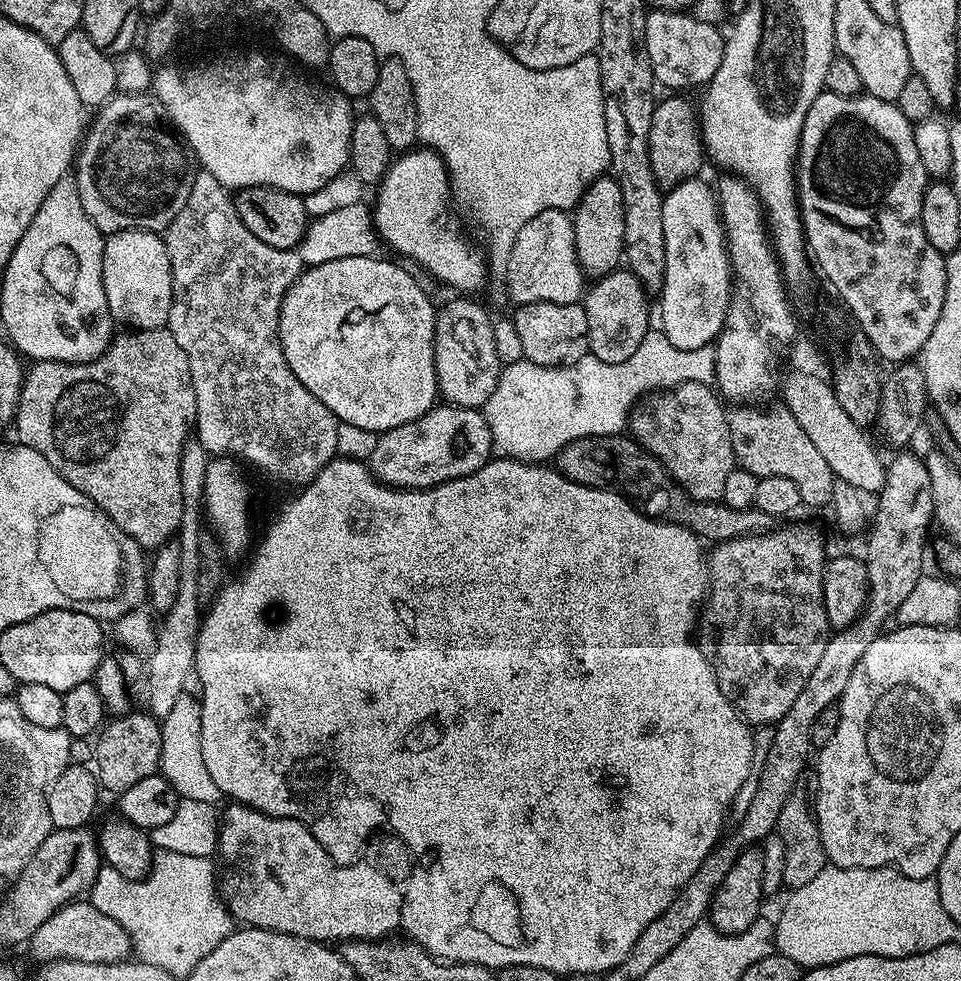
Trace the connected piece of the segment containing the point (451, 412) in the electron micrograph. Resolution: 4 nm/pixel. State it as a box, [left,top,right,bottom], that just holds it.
[366,402,494,490]

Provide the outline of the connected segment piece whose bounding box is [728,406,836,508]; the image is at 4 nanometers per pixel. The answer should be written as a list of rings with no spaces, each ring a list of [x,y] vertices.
[[[760,406],[733,407],[728,428],[732,432],[732,449],[739,467],[759,477],[790,478],[790,482],[797,484],[798,494],[802,494],[805,505],[813,504],[816,508],[831,505],[836,477],[830,466],[826,466],[826,458],[822,458],[814,442],[810,442],[806,430],[798,426],[798,418],[794,418],[787,408],[777,406],[763,412]]]

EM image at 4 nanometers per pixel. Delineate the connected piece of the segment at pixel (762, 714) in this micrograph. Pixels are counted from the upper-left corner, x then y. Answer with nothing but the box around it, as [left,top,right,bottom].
[702,524,830,726]

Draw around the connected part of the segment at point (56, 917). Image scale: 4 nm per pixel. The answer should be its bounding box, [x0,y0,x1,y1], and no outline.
[28,900,134,964]

